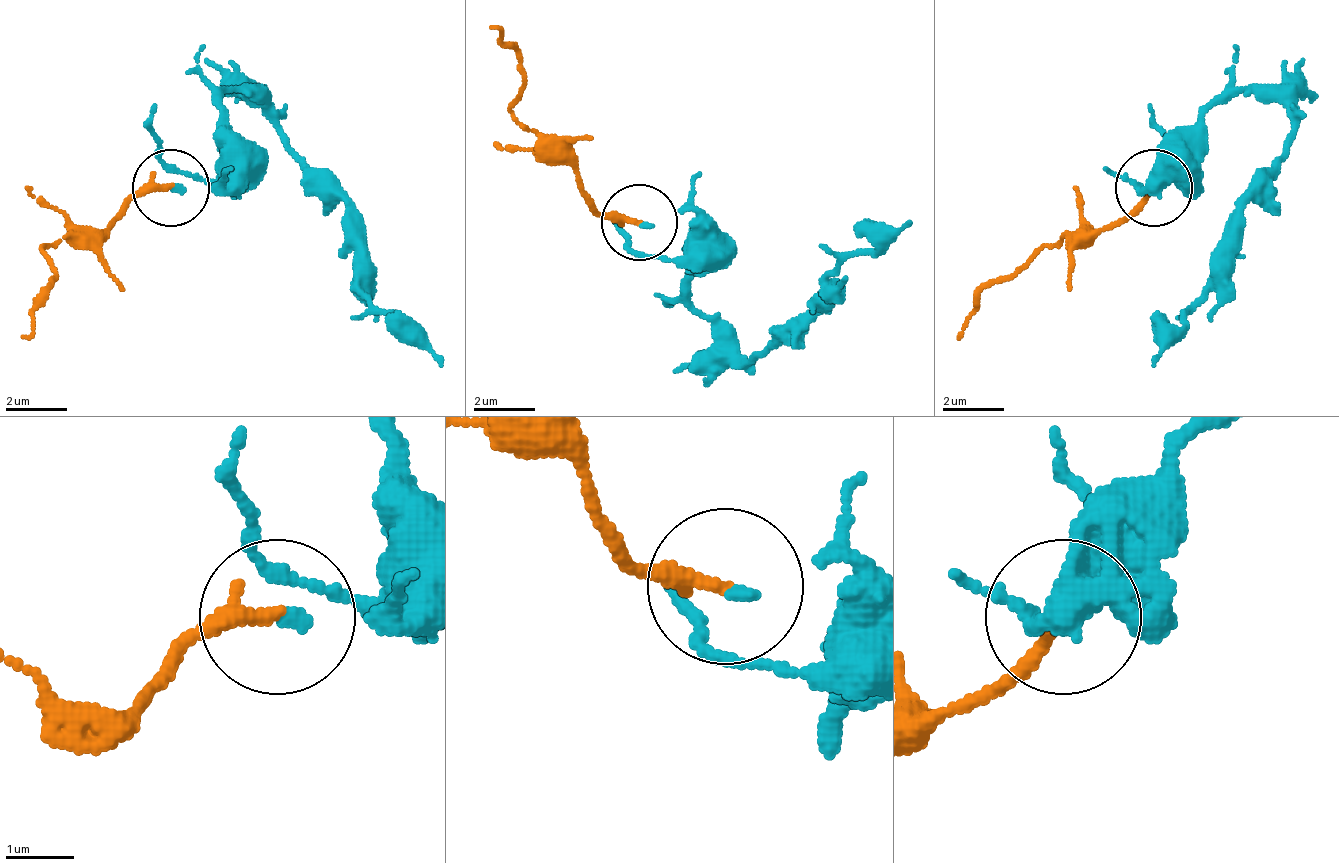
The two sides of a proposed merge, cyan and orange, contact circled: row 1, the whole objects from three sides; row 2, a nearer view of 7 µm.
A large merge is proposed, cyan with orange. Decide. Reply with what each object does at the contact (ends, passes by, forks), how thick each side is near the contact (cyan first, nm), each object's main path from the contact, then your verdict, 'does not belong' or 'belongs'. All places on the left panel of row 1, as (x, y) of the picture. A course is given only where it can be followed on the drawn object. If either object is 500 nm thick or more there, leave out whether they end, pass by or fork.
cyan ends there; orange ends there; 140 nm thick on the cyan side, 240 nm on the other; cyan runs (168, 185), (222, 185), (222, 94), (245, 94), (268, 117), (283, 140), (344, 201), (352, 285), (444, 369); orange runs (168, 185), (146, 185), (100, 231), (46, 247), (54, 277), (23, 338); belongs

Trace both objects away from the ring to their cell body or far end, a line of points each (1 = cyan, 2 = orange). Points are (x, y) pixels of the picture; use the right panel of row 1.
1: (1155, 185), (1148, 185), (1232, 94), (1270, 94), (1293, 117), (1293, 140), (1232, 201), (1216, 285), (1155, 369)
2: (1155, 185), (1094, 231), (1048, 247), (995, 277), (956, 338)

